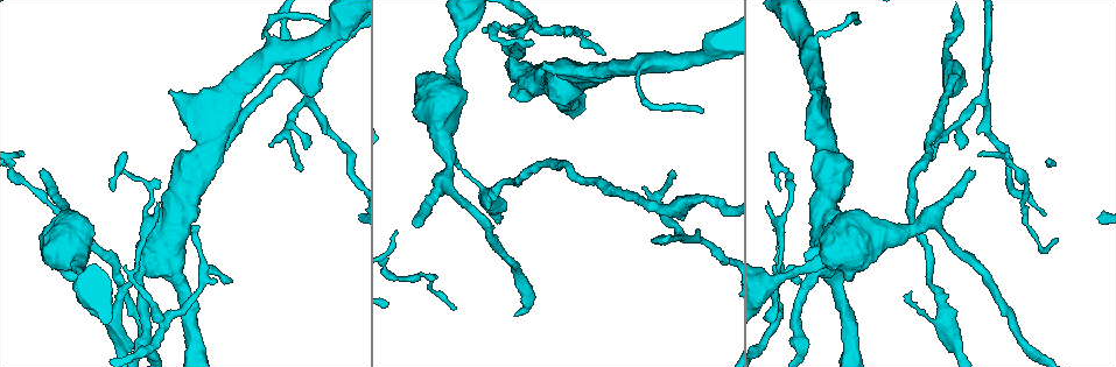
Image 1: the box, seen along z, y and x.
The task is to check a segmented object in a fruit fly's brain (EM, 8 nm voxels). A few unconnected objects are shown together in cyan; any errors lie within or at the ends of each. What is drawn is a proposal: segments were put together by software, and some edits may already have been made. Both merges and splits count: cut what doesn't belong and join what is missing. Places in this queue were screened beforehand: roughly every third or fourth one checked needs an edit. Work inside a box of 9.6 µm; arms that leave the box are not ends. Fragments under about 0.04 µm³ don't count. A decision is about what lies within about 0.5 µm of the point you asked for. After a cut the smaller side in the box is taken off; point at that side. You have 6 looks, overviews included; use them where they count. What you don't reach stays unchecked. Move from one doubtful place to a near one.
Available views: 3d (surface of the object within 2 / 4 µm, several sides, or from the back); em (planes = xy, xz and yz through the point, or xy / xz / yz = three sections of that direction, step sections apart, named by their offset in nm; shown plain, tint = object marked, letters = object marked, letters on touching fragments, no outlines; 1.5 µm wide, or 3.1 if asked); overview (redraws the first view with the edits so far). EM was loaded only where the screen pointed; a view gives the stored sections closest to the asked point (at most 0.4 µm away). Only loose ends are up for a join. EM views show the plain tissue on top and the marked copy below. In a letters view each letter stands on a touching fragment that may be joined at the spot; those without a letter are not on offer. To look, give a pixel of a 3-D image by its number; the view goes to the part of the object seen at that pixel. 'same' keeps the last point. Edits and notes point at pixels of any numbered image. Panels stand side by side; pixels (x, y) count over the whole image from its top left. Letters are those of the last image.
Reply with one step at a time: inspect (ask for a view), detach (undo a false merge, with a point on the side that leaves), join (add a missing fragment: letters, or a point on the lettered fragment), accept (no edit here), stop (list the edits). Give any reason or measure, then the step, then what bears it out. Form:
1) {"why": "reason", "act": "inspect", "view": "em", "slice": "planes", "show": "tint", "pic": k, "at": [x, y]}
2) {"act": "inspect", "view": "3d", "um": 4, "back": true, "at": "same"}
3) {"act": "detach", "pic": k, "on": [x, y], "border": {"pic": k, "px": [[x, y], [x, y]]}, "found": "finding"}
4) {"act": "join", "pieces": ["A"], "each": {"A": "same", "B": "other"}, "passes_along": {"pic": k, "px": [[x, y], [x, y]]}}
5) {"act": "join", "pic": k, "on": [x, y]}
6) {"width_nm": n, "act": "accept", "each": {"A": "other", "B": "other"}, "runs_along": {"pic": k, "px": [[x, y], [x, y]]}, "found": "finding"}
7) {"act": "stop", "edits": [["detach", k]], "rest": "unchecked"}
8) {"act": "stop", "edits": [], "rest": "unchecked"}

{"why": "tapers out", "act": "inspect", "view": "3d", "um": 4, "pic": 1, "at": [780, 188]}

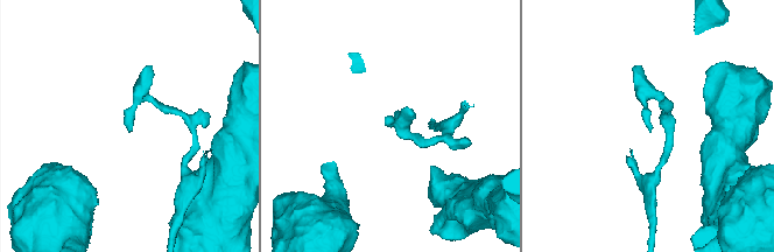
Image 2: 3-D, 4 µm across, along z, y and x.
{"why": "now the EM", "act": "inspect", "view": "em", "slice": "yz", "step": 4, "show": "tint", "pic": 2, "at": [387, 124]}

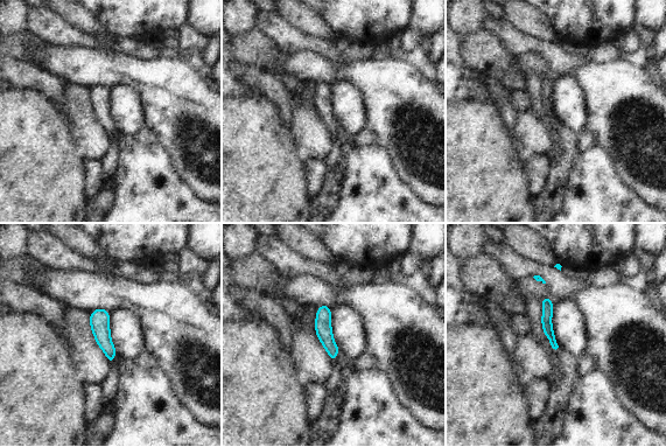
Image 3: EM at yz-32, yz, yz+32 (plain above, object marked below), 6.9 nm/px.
{"act": "inspect", "view": "em", "slice": "planes", "show": "letters", "at": "same"}

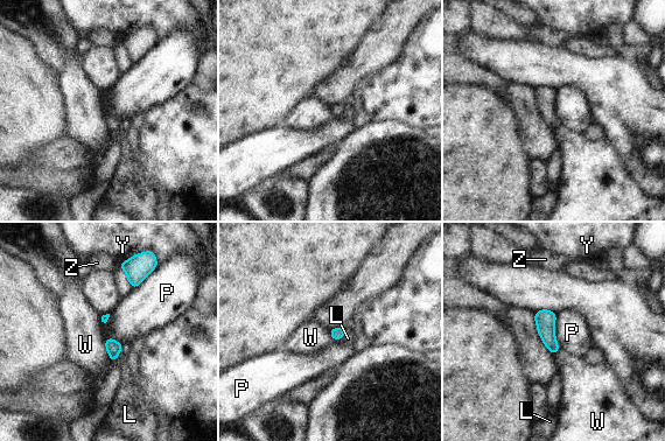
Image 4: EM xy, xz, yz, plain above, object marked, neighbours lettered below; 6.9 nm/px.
{"act": "accept", "each": {"L": "other", "P": "other", "W": "other", "Y": "other", "Z": "other"}, "border": {"pic": 4, "px": [[555, 314], [555, 340], [559, 344]]}, "found": "no lettered fragment goes on from it"}

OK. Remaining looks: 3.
{"act": "inspect", "view": "3d", "um": 2, "pic": 1, "at": [810, 92]}

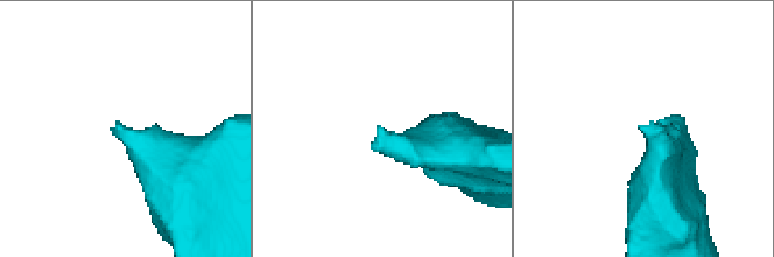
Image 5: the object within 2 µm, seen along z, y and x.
{"act": "inspect", "view": "em", "slice": "planes", "show": "tint", "pic": 5, "at": [119, 127]}

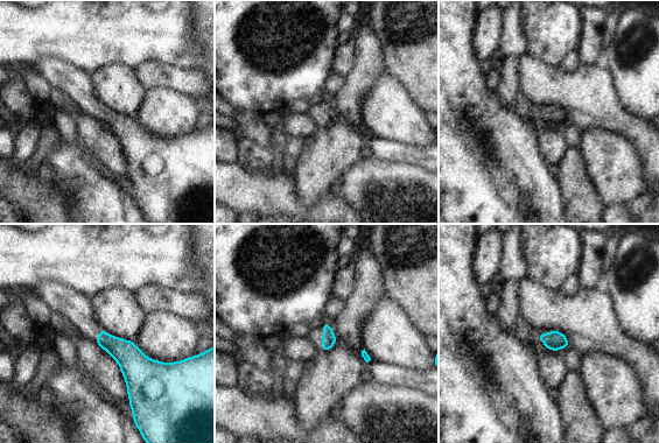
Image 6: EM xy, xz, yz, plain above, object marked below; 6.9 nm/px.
{"why": "what lies round it", "act": "inspect", "view": "em", "slice": "planes", "show": "letters", "at": "same"}

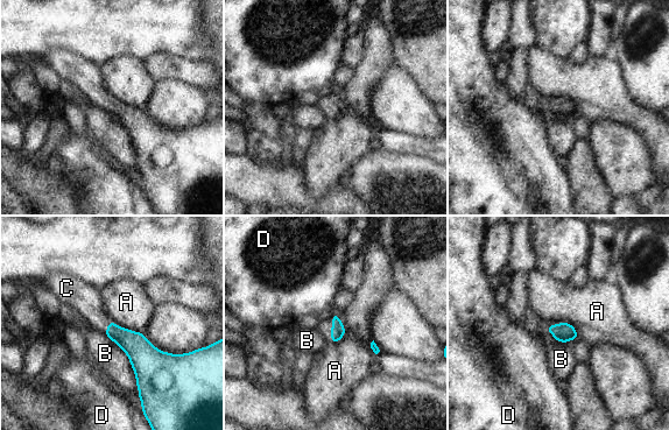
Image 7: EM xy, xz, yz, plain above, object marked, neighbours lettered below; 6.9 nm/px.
{"longest_contact_nm": ["B", 480], "act": "join", "pieces": ["C"], "each": {"A": "other", "B": "other", "C": "same", "D": "other"}, "found": "the neuron continues"}

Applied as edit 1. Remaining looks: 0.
{"act": "stop", "edits": [["join", 7]], "rest": "unchecked"}

